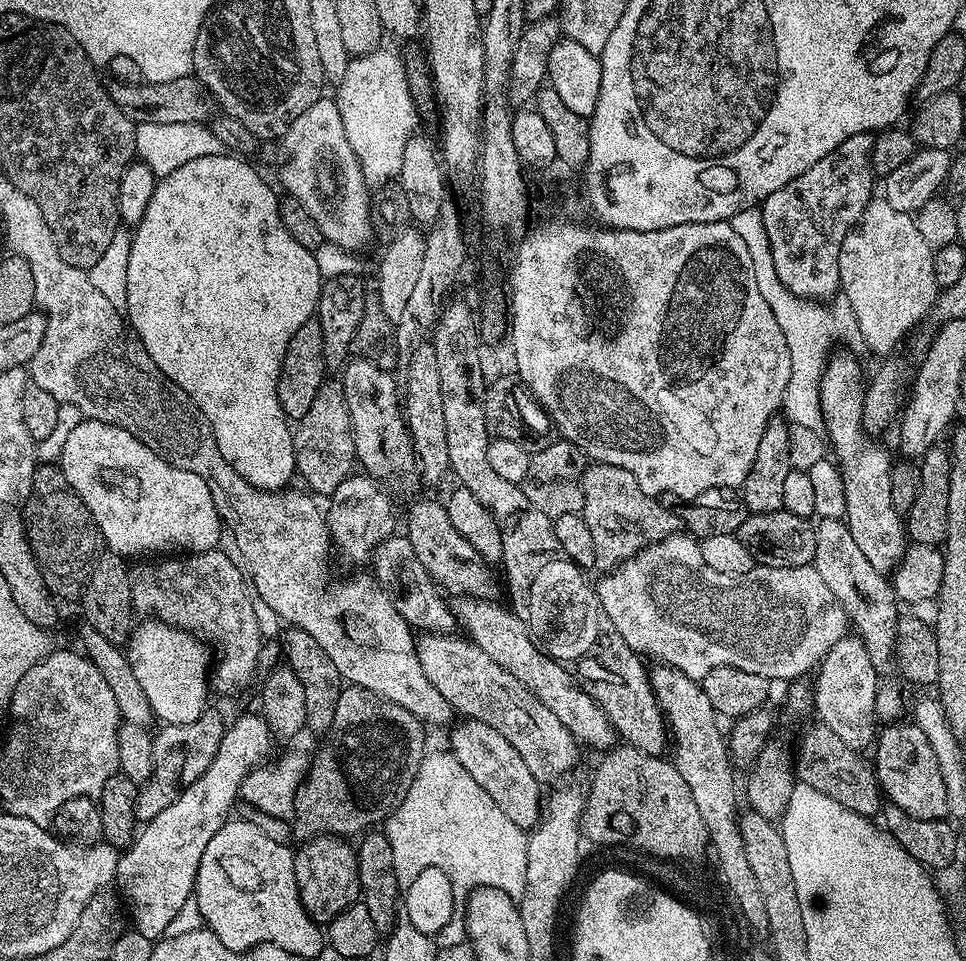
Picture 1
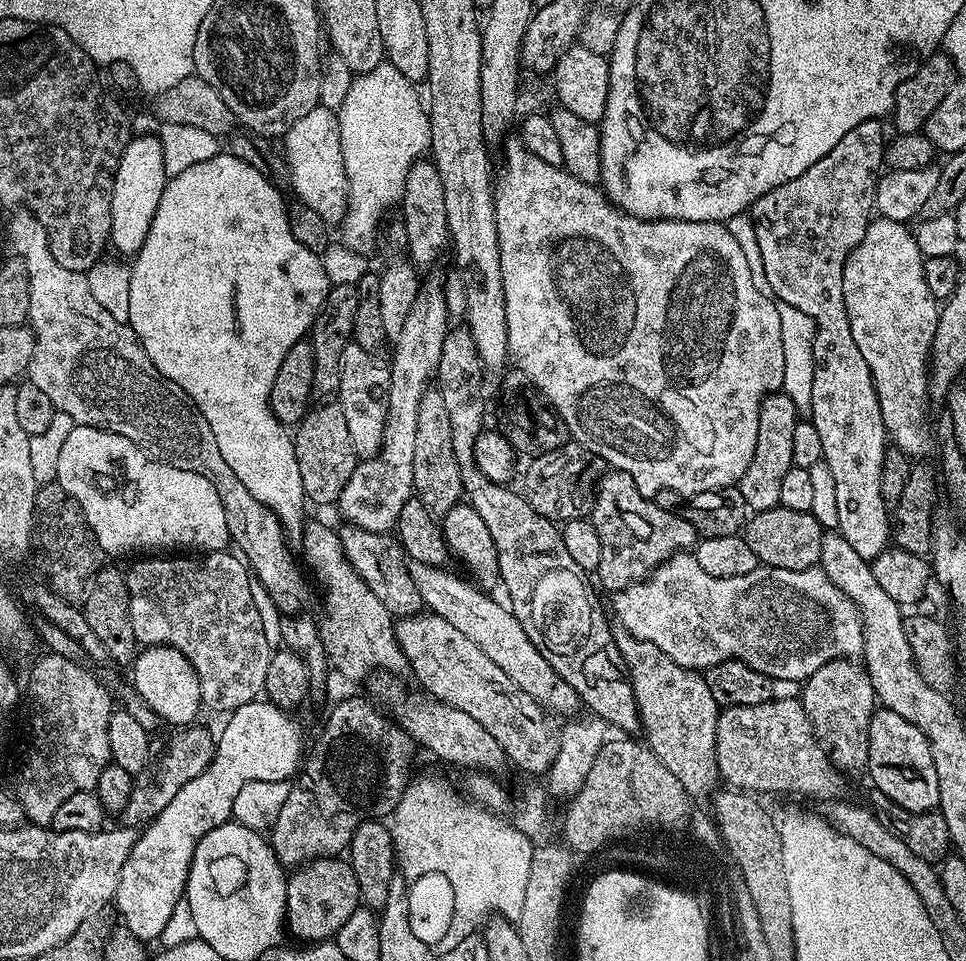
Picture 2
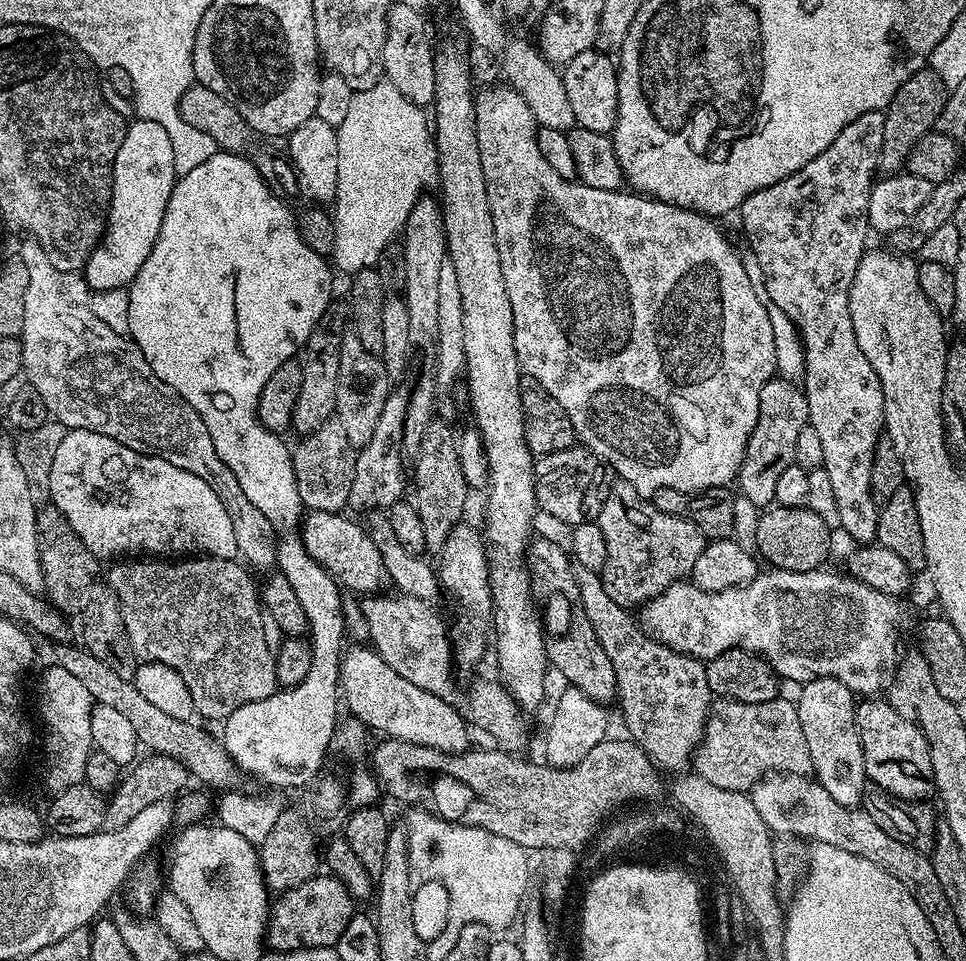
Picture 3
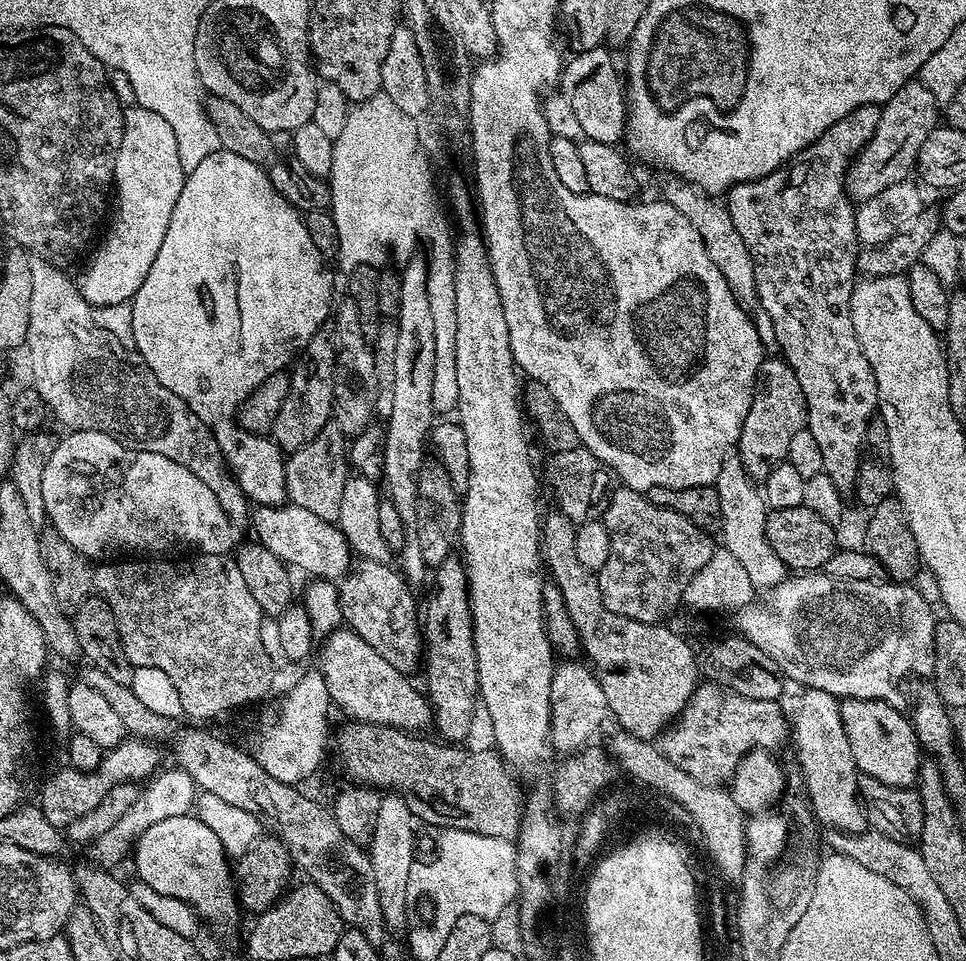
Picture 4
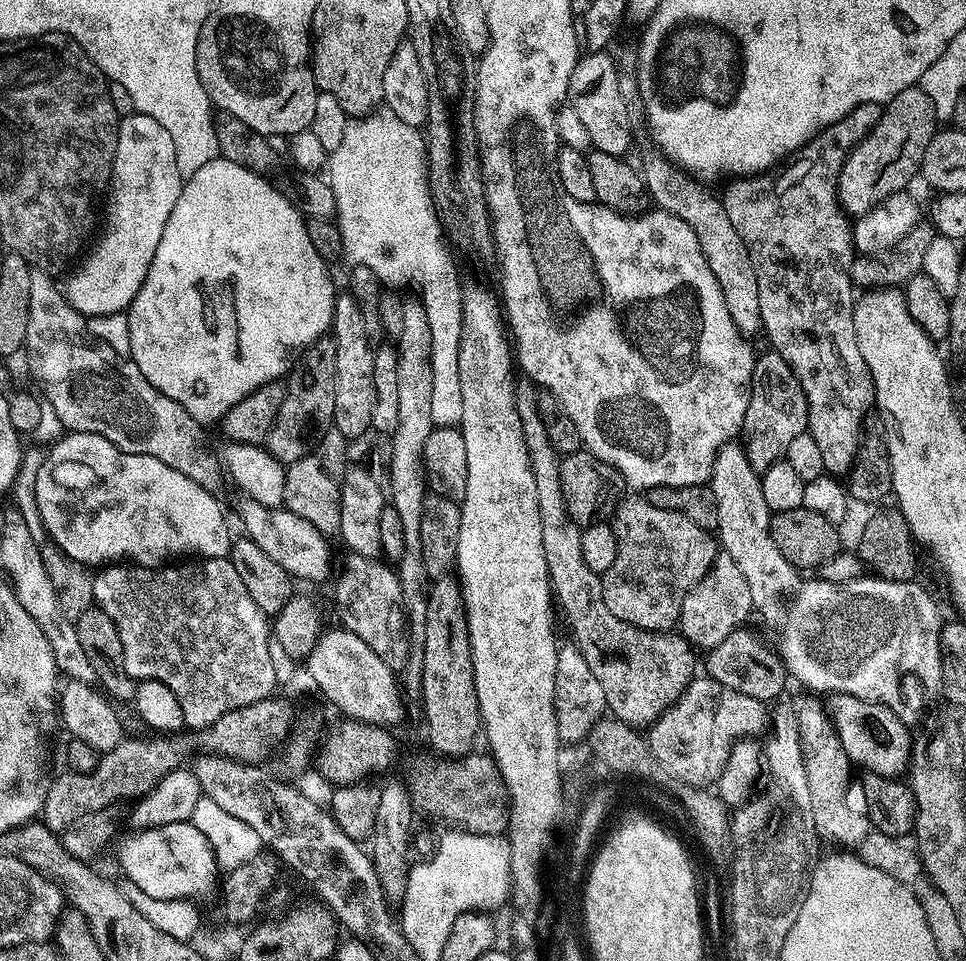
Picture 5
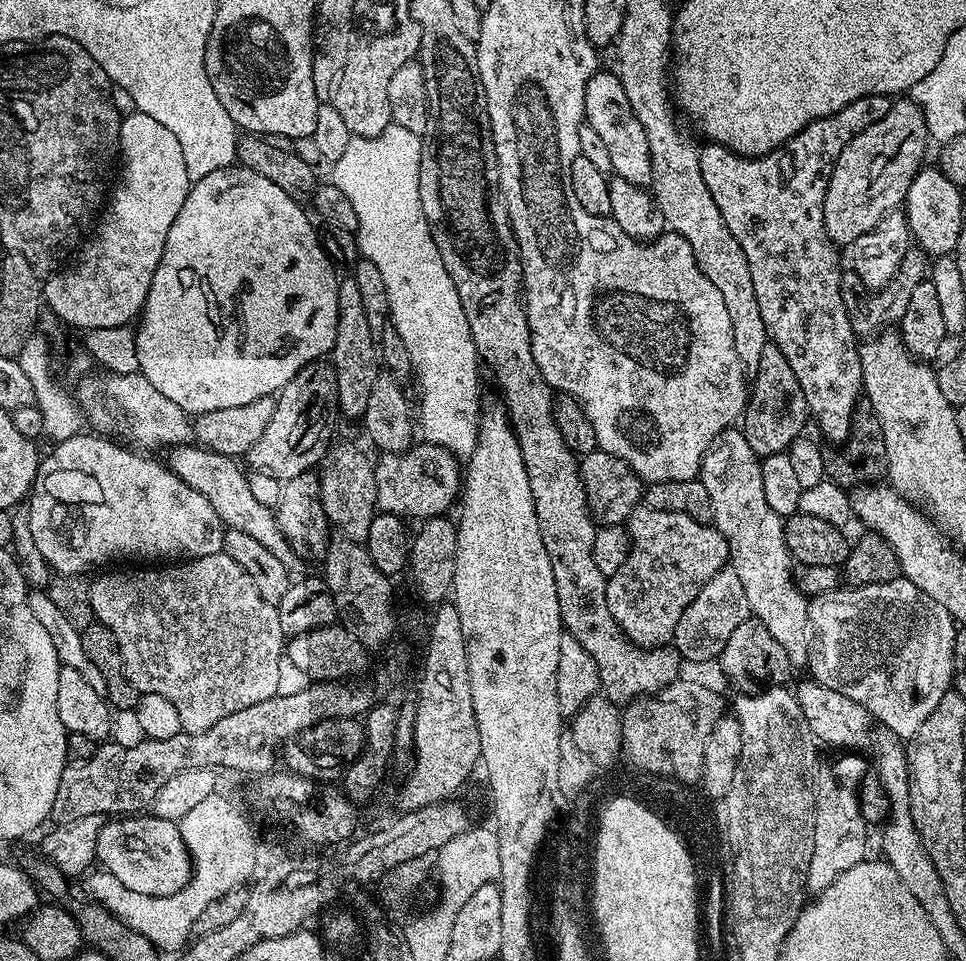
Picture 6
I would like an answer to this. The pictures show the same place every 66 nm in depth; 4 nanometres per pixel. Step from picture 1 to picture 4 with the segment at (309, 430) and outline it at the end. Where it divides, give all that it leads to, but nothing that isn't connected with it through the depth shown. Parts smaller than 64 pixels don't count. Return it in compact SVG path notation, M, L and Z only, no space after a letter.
M322 434L313 444L307 444L305 448L291 453L284 462L284 490L287 499L300 506L302 510L310 510L310 514L318 514L318 518L333 522L340 519L342 494L346 490L350 475L350 452L346 444L343 444L345 441L340 440L327 440L327 435Z

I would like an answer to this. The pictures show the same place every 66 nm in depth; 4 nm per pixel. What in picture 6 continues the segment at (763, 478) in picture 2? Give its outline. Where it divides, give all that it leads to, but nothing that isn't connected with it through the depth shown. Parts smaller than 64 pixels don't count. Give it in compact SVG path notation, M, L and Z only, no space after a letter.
M768 343L762 350L762 358L758 358L758 370L751 377L748 402L744 406L742 417L742 431L746 442L750 442L750 450L754 450L754 454L761 458L787 452L789 446L805 431L804 423L809 423L809 420L806 394L802 394L802 386L798 378L794 378L794 370L790 370L790 362L786 362L786 357L782 354L782 350L778 350L776 344Z

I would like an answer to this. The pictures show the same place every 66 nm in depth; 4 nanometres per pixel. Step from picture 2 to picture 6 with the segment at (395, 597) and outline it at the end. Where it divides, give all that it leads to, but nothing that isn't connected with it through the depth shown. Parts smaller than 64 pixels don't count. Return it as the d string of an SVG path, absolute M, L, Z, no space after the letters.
M195 442L179 445L167 449L166 466L186 486L194 486L210 506L214 506L214 514L224 523L225 529L233 528L242 530L242 534L250 534L250 538L256 539L261 546L266 546L274 558L278 558L283 564L291 565L294 560L294 553L288 540L282 534L282 530L276 521L275 511L269 505L258 502L254 493L250 490L248 480L244 472L239 468L237 461L226 454L218 454L209 448L202 448Z

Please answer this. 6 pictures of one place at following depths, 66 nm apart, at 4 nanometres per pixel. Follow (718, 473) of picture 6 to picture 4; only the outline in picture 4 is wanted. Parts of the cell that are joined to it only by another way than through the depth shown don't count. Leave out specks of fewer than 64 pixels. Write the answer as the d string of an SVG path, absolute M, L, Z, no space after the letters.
M729 458L725 460L714 487L718 494L718 502L722 502L722 522L719 535L724 536L723 547L728 548L730 554L734 554L734 558L738 558L738 562L742 562L742 566L746 566L746 574L750 574L753 589L771 590L777 588L789 575L790 569L784 565L782 558L778 558L778 554L774 554L774 546L770 546L770 542L766 538L766 522L770 509L764 502L764 493L758 487L757 481L748 477L738 458Z

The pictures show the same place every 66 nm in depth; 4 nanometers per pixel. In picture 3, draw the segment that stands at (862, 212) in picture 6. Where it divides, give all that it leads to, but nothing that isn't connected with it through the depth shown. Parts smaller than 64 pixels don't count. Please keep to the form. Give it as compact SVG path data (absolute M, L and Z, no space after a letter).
M931 70L915 72L894 94L894 98L883 109L884 137L882 138L882 154L879 171L884 174L895 174L908 163L910 150L927 132L933 131L938 122L938 114L942 114L942 106L946 99L944 84Z

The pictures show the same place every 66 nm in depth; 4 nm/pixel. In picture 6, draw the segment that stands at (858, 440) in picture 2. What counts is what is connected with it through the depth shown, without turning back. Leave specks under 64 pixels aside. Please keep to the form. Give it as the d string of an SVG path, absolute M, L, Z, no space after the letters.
M887 96L858 98L842 110L810 122L800 133L786 141L780 148L766 153L765 156L739 156L738 153L715 142L705 143L705 148L699 149L700 170L702 179L706 182L706 190L710 190L710 198L714 198L714 203L718 206L719 213L722 214L722 222L726 222L726 226L730 226L730 234L734 234L734 238L738 238L738 246L742 246L742 254L746 254L746 262L750 262L750 278L754 282L754 294L758 298L758 314L762 314L762 322L768 331L769 341L776 344L778 350L782 350L782 354L786 357L786 362L790 362L790 370L794 370L794 378L798 378L798 382L802 386L802 394L806 394L809 417L814 421L814 424L816 420L821 434L832 444L841 443L840 445L843 445L850 437L852 414L856 409L857 402L862 399L864 391L864 375L860 361L862 348L859 343L856 345L858 334L852 328L853 317L848 316L848 308L844 305L844 296L840 293L840 256L836 253L839 251L837 245L833 244L829 238L824 225L824 199L832 167L838 162L838 154L842 154L842 150L866 126L878 122L878 118L882 118L882 114L886 114L886 110L890 110L891 105L892 100Z

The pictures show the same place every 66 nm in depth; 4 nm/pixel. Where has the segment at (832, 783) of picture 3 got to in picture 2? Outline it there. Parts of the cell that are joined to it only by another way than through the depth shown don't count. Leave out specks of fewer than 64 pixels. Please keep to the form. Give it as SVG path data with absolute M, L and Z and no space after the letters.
M848 658L831 660L809 676L801 688L801 704L832 764L846 774L861 773L868 765L869 726L877 703L867 669Z

